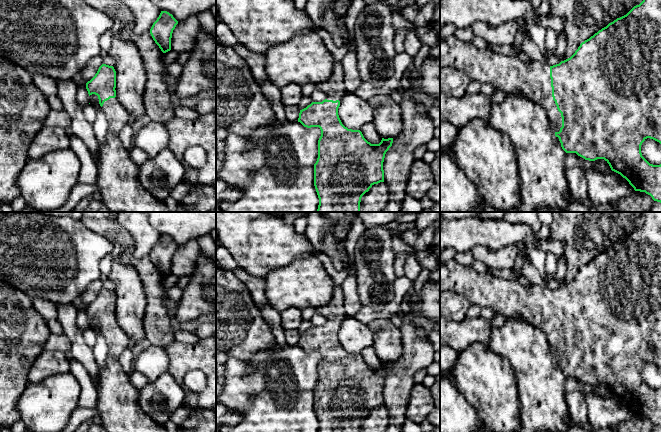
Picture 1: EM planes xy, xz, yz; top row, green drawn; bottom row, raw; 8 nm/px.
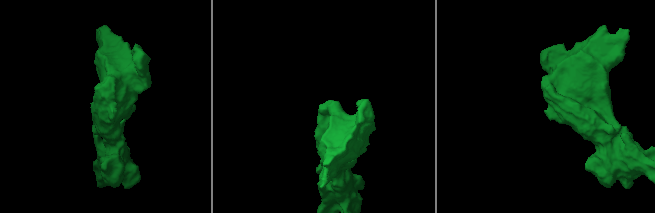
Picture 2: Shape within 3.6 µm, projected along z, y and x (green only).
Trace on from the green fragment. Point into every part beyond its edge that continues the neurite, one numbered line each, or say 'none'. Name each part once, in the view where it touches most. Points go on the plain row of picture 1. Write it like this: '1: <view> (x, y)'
1: yz (509, 298)

